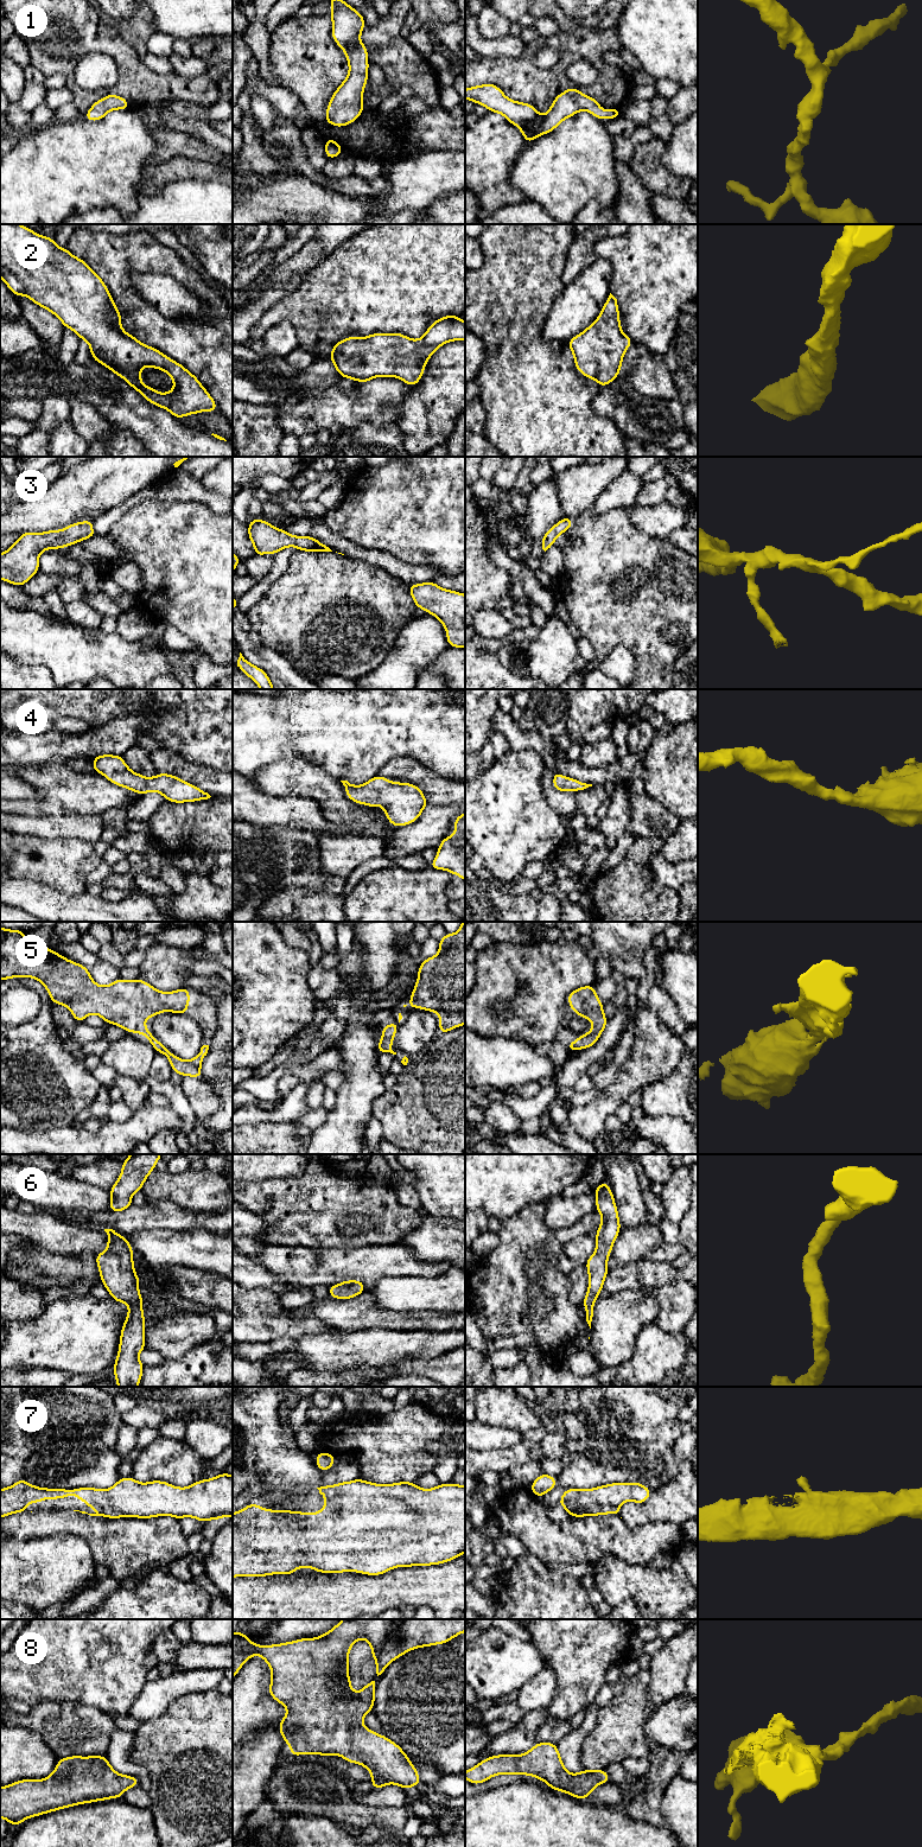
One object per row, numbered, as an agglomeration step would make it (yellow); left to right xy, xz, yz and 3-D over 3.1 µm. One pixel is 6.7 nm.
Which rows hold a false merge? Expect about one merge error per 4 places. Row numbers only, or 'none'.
2

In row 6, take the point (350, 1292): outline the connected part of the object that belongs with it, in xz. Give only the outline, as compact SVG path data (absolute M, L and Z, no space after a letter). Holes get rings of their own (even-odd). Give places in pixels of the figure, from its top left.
M345 1280L341 1284L330 1286L328 1289L331 1298L346 1300L360 1295L367 1288L361 1280Z

